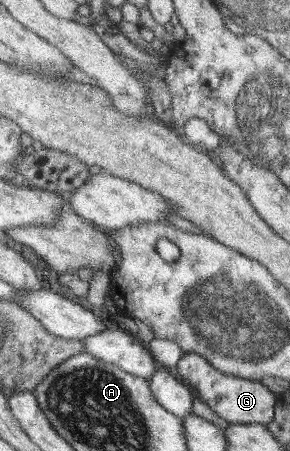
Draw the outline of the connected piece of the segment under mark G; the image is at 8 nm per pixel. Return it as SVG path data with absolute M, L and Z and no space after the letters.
M185 352L179 361L177 373L192 389L196 398L202 399L216 416L230 424L267 424L272 421L274 395L260 381L240 379L232 374L224 374L196 352Z

